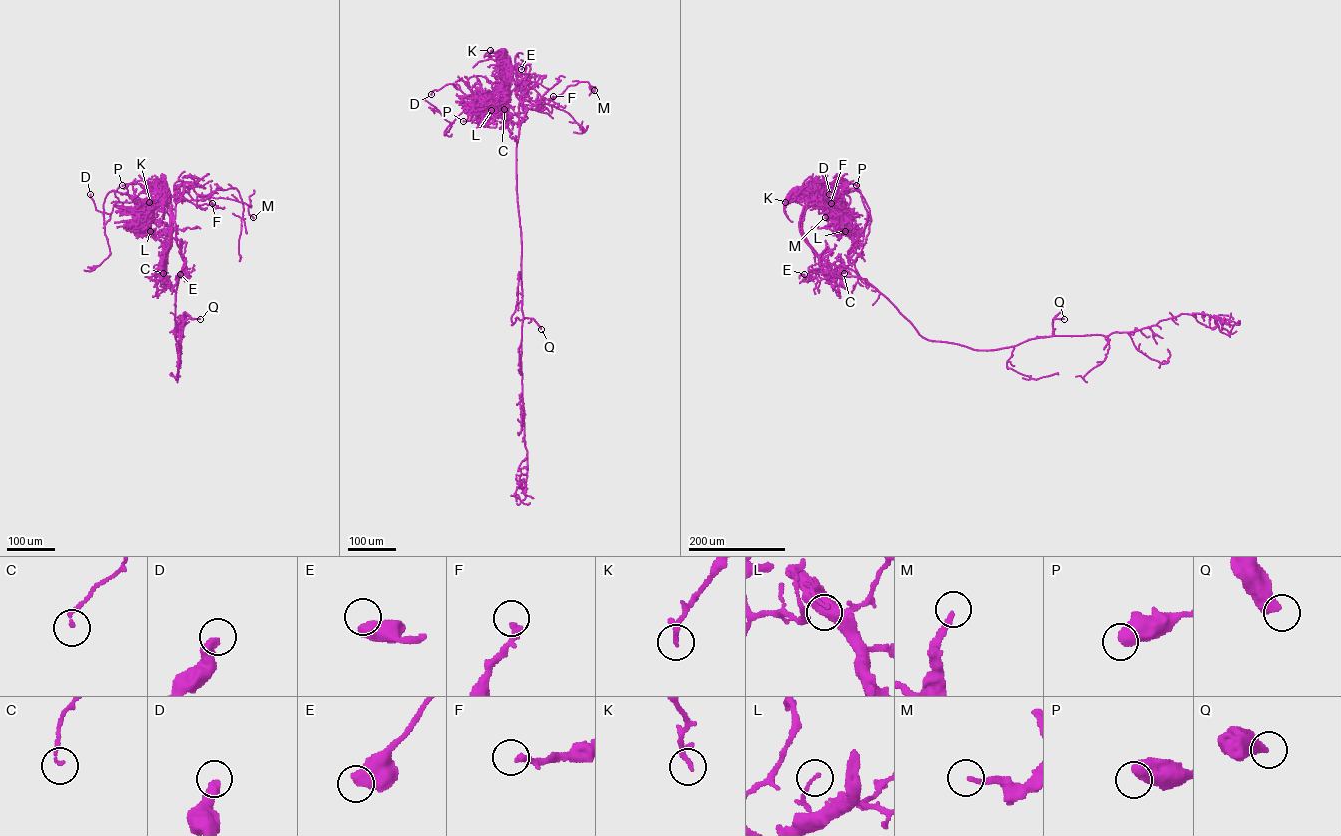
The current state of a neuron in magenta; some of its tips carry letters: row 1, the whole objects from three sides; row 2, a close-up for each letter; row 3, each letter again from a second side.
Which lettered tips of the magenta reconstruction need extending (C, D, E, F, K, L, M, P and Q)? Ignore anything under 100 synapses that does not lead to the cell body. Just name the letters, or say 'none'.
none

